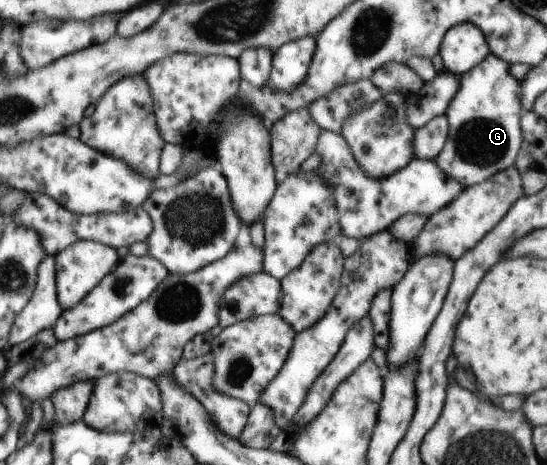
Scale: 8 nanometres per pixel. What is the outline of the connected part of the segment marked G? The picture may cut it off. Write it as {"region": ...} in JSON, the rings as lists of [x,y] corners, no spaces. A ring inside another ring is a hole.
{"region":[[[491,52],[479,65],[461,75],[458,90],[444,113],[449,126],[448,136],[440,154],[434,159],[449,177],[469,187],[514,166],[523,139],[520,119],[524,110],[519,100],[520,92],[521,82],[510,73],[510,64]]]}

